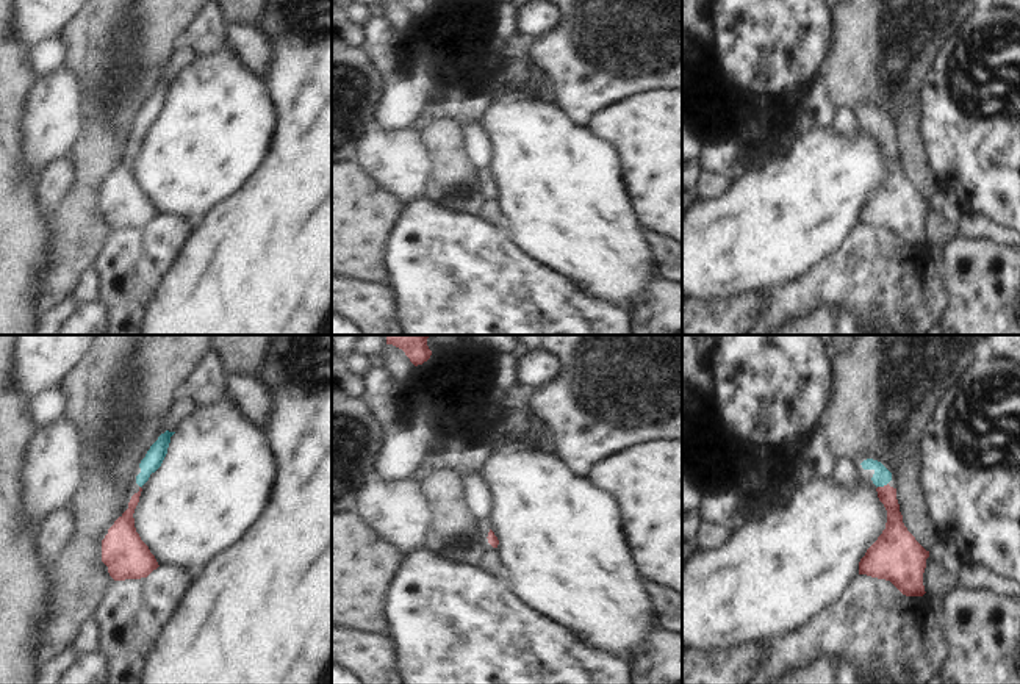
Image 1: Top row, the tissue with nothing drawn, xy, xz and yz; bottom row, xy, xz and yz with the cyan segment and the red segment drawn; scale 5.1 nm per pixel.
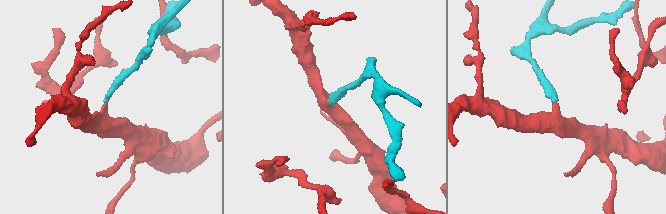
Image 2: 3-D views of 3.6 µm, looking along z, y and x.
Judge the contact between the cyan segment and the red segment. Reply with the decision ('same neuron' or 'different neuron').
same neuron

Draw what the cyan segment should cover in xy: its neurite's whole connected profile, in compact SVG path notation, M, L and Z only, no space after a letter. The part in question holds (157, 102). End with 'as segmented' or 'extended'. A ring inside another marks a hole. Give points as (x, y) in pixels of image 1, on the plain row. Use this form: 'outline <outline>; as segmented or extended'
outline M169 80L161 83L158 89L150 95L145 106L141 110L139 113L141 122L136 125L136 133L139 136L142 136L149 130L150 124L155 122L161 116L167 103L171 86L174 83L175 81L169 81Z; as segmented

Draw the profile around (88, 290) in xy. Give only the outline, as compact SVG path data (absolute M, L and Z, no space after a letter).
M86 271L74 294L72 299L78 308L88 305L89 302L99 301L102 297L102 280L97 271Z

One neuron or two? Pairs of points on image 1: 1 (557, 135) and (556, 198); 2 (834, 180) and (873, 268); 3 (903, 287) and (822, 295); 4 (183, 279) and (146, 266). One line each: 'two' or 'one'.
1: one
2: two
3: one
4: two

